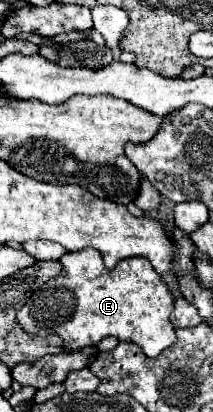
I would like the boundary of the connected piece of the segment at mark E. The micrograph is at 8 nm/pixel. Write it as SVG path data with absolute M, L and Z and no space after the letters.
M85 248L67 252L61 266L61 274L35 290L29 302L17 312L17 322L27 334L41 338L57 334L63 338L65 350L97 346L103 338L115 336L117 340L137 344L147 356L161 354L177 340L169 320L173 296L149 260L139 256L125 258L119 262L119 268L107 270L97 250Z

